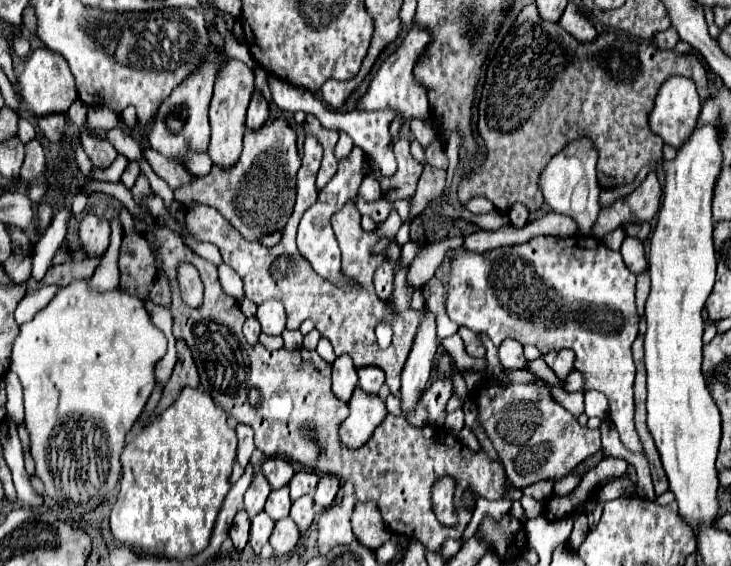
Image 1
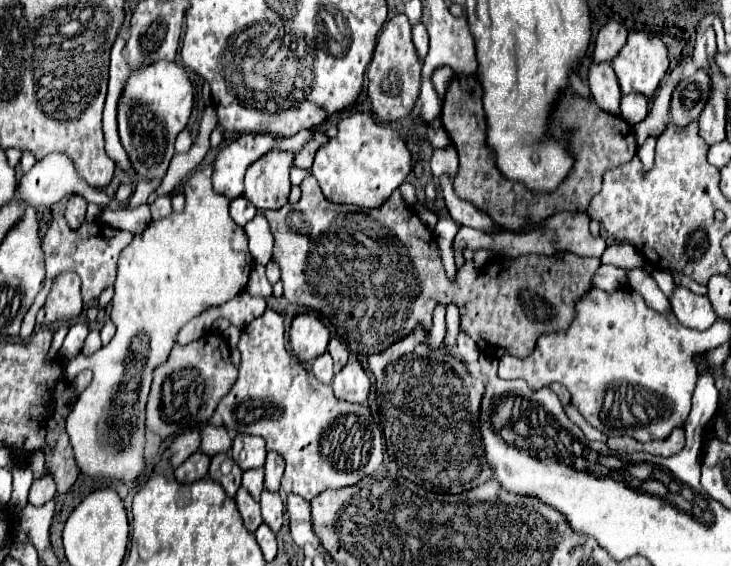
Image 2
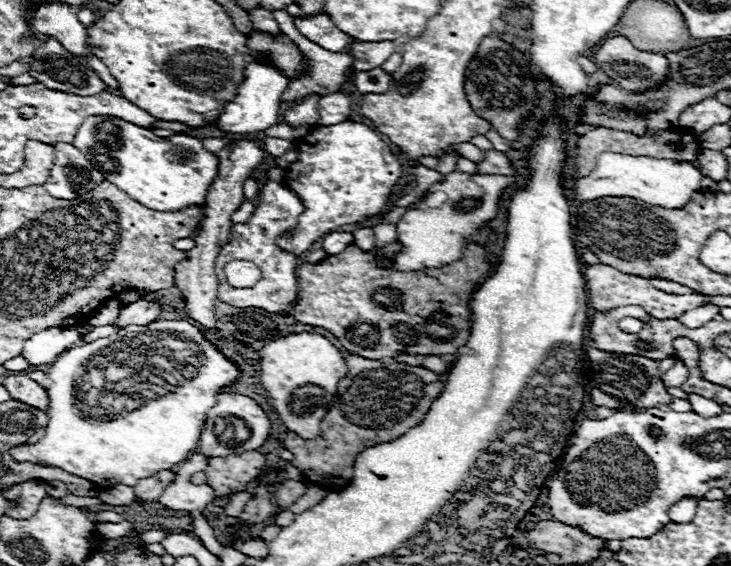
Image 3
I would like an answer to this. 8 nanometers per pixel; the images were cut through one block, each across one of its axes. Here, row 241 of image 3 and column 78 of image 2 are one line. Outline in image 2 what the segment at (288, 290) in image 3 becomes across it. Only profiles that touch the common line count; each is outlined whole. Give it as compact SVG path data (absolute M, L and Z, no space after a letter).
M62 216L54 218L48 232L46 232L46 236L42 238L42 248L44 248L44 256L46 256L46 282L44 282L42 292L36 296L34 306L24 316L22 330L20 330L22 340L28 340L32 336L34 326L36 326L38 308L46 302L46 296L48 296L56 276L60 276L64 272L76 272L80 276L80 280L82 280L82 300L90 302L90 300L98 298L106 288L110 288L114 284L118 254L130 244L130 240L132 240L132 232L114 230L112 226L104 224L102 220L84 222L78 230L72 230Z

